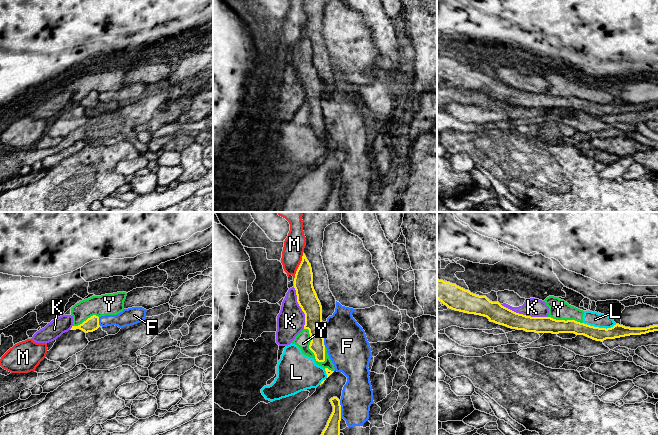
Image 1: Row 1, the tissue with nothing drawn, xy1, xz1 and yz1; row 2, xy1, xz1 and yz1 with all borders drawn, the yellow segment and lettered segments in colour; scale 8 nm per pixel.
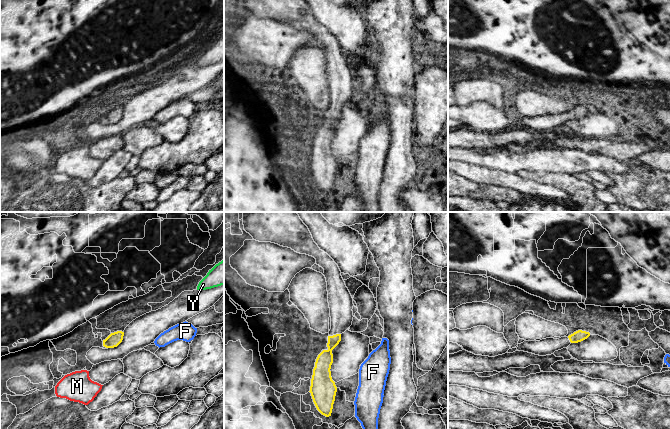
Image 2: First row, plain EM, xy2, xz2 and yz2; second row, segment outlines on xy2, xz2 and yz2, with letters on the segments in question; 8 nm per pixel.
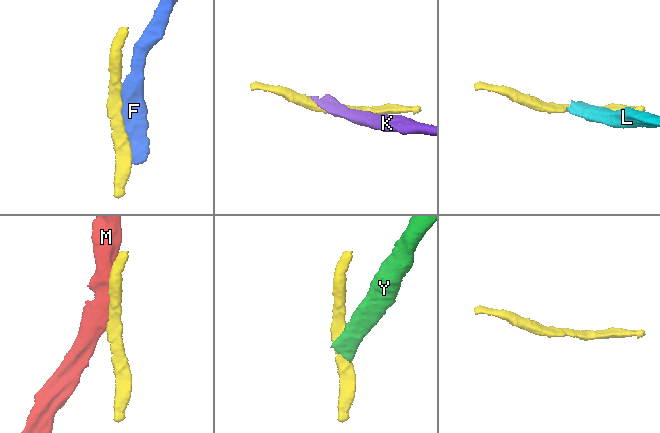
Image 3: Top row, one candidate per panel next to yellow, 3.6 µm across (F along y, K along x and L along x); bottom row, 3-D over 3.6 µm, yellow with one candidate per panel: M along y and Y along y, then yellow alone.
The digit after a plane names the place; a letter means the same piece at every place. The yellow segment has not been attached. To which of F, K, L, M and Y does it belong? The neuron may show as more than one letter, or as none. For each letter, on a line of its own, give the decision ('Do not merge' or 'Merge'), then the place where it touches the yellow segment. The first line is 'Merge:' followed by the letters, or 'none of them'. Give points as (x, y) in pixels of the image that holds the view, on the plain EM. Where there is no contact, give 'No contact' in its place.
Merge: none of them
F: Do not merge. Touches yellow at xz1 (321, 110)
K: Do not merge. Touches yellow at yz1 (524, 91)
L: Do not merge. Touches yellow at yz1 (600, 104)
M: Do not merge. Touches yellow at xz1 (298, 43)
Y: Do not merge. Touches yellow at xz1 (309, 122)

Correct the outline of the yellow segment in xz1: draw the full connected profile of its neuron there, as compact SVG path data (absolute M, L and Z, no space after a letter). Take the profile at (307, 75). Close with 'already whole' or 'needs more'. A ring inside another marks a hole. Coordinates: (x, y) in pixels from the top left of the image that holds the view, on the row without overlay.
M303 29L302 37L296 47L294 64L297 78L305 90L304 105L309 106L309 125L318 138L325 137L325 121L322 111L322 82L313 63L311 40Z; already whole

